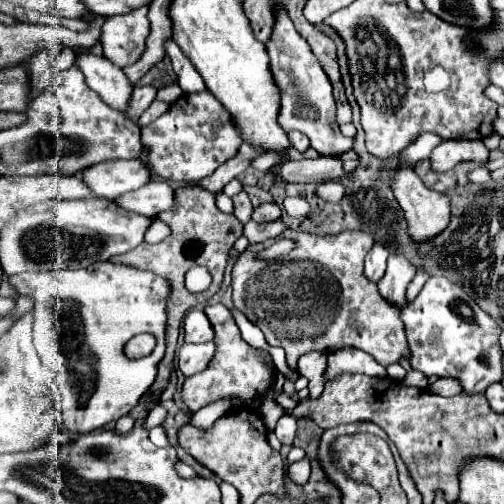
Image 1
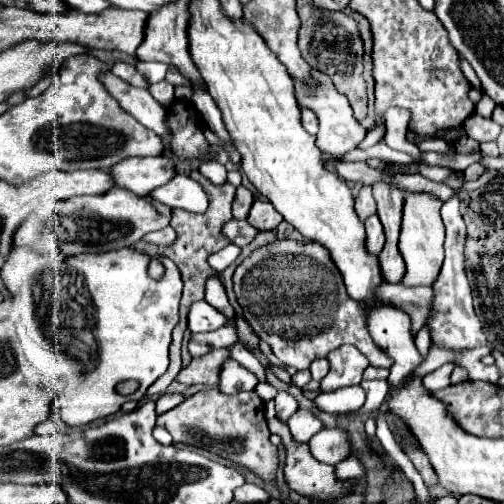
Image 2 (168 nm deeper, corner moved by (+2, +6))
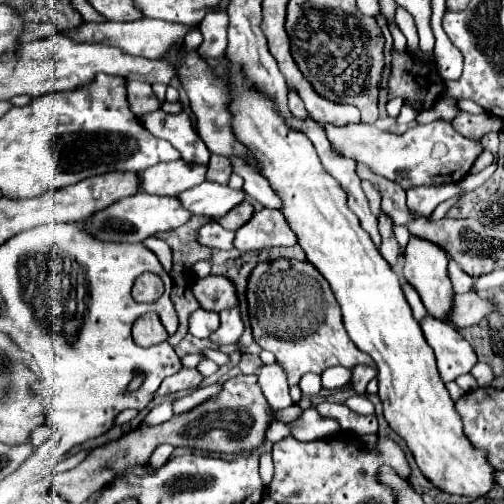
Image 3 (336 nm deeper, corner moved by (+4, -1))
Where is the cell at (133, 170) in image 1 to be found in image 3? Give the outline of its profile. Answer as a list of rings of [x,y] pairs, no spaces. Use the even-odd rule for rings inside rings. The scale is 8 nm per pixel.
[[[183,159],[171,163],[157,163],[143,173],[141,189],[151,195],[179,195],[199,183],[205,181],[207,167],[199,167],[197,163],[185,163]]]

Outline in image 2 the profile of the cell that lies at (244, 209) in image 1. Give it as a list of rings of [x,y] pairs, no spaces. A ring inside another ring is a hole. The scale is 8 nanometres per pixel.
[[[239,186],[237,188],[237,194],[233,198],[233,218],[235,220],[247,218],[251,204],[253,204],[253,194],[245,186]]]

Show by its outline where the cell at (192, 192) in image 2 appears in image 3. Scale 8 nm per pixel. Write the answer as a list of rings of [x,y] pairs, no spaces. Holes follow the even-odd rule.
[[[205,181],[193,189],[187,189],[179,195],[183,207],[187,207],[193,215],[205,215],[211,219],[223,217],[227,211],[243,203],[247,193],[243,189],[231,189],[229,185],[219,185]]]

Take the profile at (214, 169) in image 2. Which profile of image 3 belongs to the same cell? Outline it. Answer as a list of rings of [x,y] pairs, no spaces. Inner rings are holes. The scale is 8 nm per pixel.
[[[159,109],[139,119],[149,133],[169,141],[187,163],[201,163],[201,165],[209,163],[211,153],[207,145],[201,141],[201,137],[197,135],[189,113],[181,111],[177,115],[169,115]]]

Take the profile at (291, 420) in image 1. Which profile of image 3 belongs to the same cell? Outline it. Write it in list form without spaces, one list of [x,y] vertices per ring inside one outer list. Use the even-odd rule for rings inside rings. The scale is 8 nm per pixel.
[[[271,363],[271,365],[263,365],[259,371],[259,387],[265,395],[265,399],[269,401],[269,405],[273,409],[285,409],[291,403],[289,397],[289,385],[287,385],[287,373],[283,371],[283,367],[279,367],[279,363]]]

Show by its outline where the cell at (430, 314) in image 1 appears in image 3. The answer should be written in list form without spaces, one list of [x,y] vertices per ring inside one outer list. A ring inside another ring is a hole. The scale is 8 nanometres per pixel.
[[[449,261],[449,277],[455,293],[467,293],[473,289],[473,279],[455,261]]]

